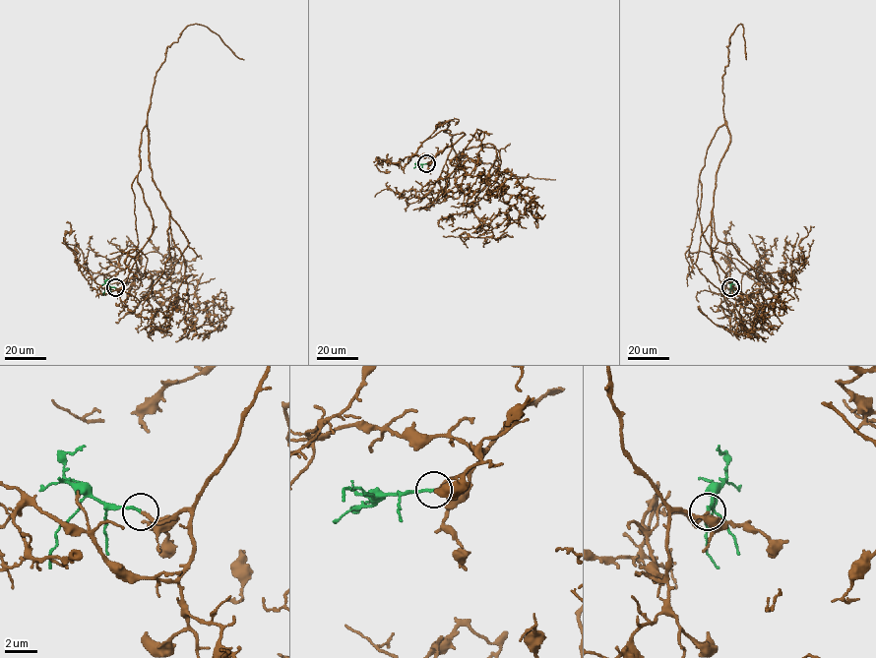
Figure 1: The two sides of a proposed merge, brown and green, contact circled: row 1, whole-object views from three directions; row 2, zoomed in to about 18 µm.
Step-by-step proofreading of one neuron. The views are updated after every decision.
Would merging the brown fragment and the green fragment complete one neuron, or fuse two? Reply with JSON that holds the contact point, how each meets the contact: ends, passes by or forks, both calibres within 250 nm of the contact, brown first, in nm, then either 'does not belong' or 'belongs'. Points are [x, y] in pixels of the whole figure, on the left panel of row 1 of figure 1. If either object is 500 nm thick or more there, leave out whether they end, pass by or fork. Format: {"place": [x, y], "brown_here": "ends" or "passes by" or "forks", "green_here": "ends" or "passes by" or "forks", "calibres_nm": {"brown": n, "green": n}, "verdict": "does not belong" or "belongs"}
{"place": [115, 287], "brown_here": "ends", "green_here": "ends", "calibres_nm": {"brown": 180, "green": 150}, "verdict": "belongs"}

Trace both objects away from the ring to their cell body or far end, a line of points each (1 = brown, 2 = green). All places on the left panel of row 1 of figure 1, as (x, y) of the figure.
1: (115, 287), (152, 233), (147, 124), (189, 242), (159, 271), (177, 281), (156, 227)
2: (115, 287), (108, 285), (103, 295)

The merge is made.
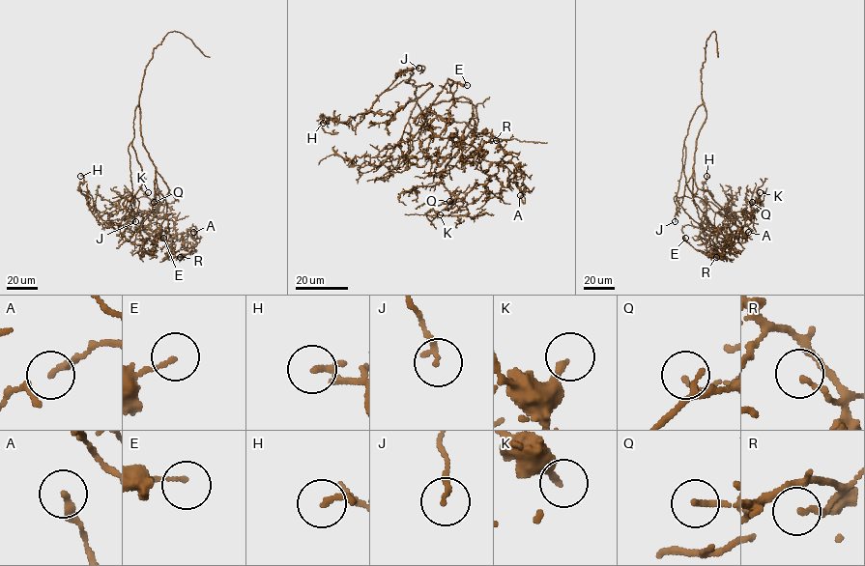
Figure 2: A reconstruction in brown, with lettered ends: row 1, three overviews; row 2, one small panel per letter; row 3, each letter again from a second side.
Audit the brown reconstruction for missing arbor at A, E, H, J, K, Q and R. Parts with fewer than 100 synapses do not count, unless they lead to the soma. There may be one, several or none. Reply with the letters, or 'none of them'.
none of them

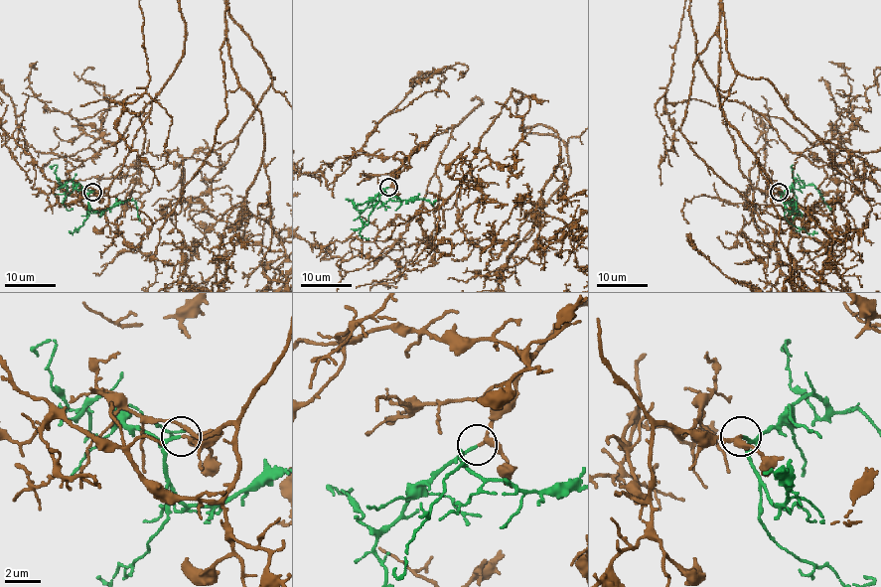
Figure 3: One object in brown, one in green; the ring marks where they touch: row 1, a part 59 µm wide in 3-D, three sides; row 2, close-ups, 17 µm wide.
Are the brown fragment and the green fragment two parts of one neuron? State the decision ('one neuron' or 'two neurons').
one neuron

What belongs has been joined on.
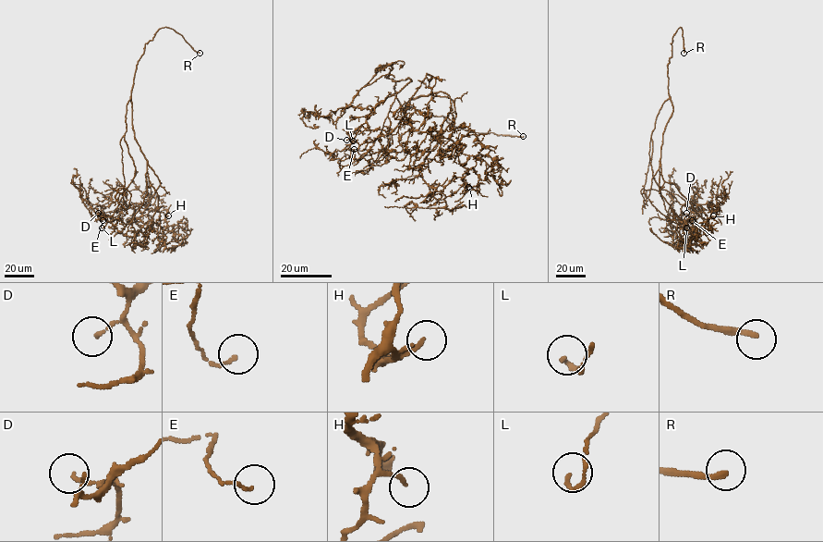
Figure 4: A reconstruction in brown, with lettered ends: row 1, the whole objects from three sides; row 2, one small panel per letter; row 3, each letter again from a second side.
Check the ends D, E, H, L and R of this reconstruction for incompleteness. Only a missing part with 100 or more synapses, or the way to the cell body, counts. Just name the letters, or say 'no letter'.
H, R

